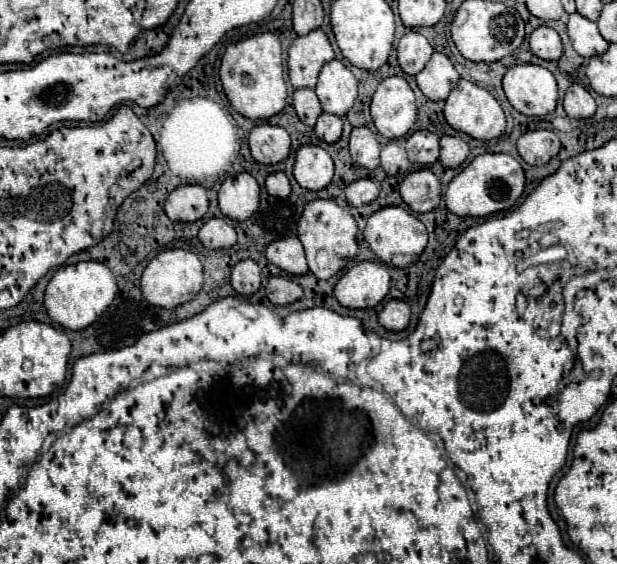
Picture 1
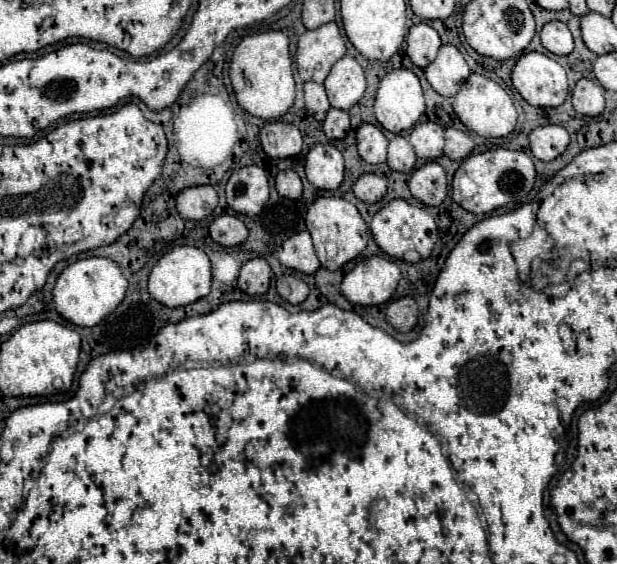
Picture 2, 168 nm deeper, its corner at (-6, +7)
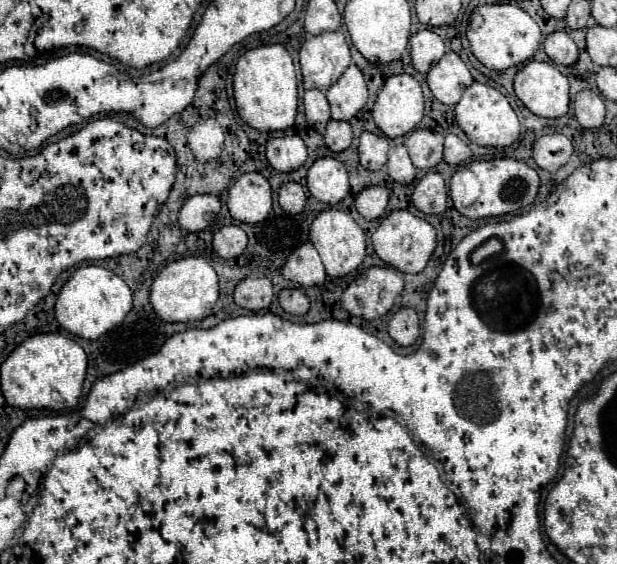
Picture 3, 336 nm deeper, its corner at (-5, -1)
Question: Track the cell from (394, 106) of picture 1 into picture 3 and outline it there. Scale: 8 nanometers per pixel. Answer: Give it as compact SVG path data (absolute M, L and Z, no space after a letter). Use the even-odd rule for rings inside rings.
M403 73L403 75L393 75L385 81L383 89L379 91L375 105L373 105L373 119L377 127L387 135L387 137L401 137L409 133L411 129L417 127L417 123L423 119L423 89L417 83L415 77Z

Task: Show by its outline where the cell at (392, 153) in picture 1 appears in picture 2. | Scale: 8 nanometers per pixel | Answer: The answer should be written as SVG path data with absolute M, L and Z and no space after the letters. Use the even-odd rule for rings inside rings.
M396 135L390 145L388 145L388 161L390 169L394 171L402 171L402 173L410 173L414 169L416 163L416 153L412 149L412 145L408 143L406 137Z

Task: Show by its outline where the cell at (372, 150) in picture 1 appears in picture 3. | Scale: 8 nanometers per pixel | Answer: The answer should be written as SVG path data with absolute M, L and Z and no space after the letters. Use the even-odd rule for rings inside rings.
M363 131L358 140L359 162L365 169L377 171L387 163L389 141L387 137Z

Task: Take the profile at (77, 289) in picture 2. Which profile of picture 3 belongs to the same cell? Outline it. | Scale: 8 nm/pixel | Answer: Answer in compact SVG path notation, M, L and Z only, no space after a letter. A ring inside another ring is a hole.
M87 265L79 267L63 285L55 303L55 317L67 333L73 333L81 339L99 339L103 333L117 327L131 311L131 307L133 293L119 275L99 265Z

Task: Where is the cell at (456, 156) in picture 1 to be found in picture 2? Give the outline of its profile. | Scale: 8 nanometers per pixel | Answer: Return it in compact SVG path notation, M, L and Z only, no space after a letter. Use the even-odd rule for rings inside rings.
M446 129L446 147L444 155L452 161L462 161L466 159L474 149L474 141L468 133L462 133L458 129Z

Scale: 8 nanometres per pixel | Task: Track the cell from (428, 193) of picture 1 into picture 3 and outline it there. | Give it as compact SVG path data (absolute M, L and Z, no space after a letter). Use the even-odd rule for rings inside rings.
M429 171L413 191L413 205L425 215L439 215L447 209L447 187L437 171Z

